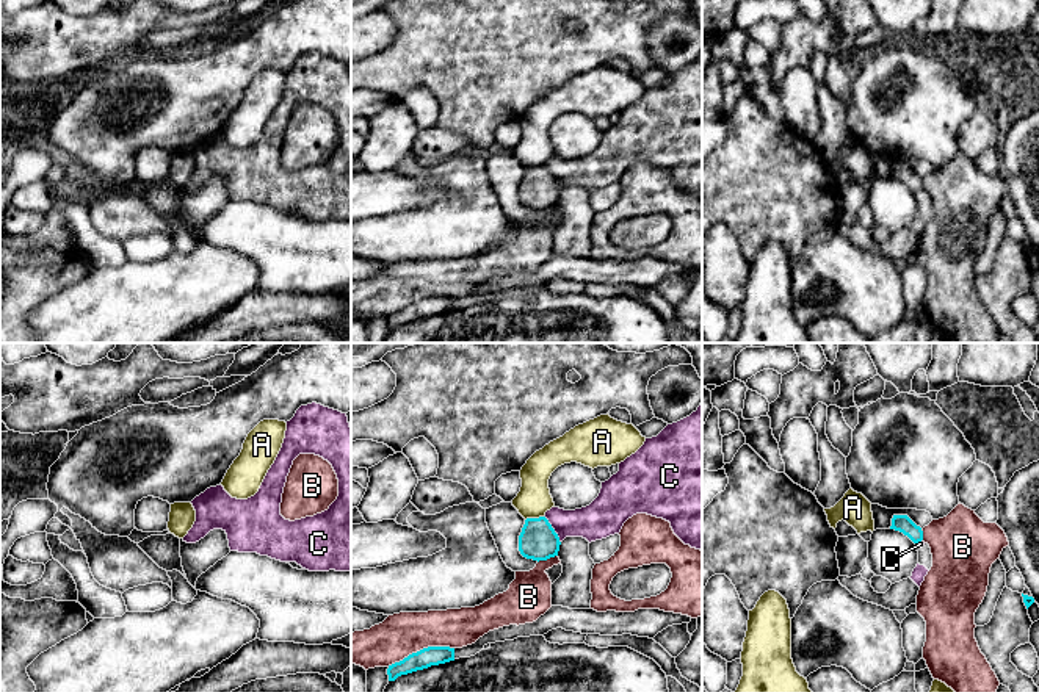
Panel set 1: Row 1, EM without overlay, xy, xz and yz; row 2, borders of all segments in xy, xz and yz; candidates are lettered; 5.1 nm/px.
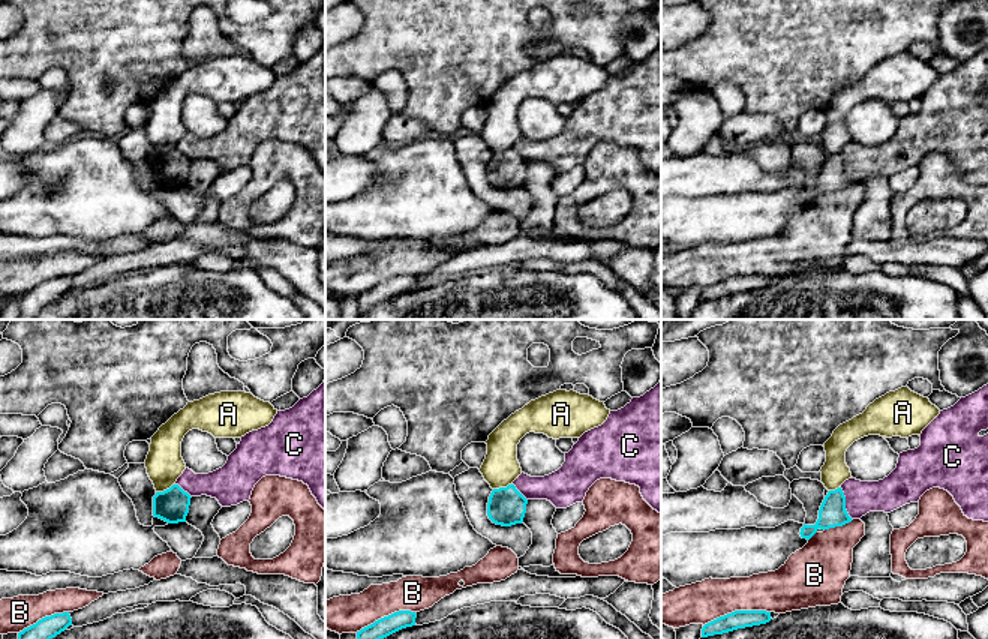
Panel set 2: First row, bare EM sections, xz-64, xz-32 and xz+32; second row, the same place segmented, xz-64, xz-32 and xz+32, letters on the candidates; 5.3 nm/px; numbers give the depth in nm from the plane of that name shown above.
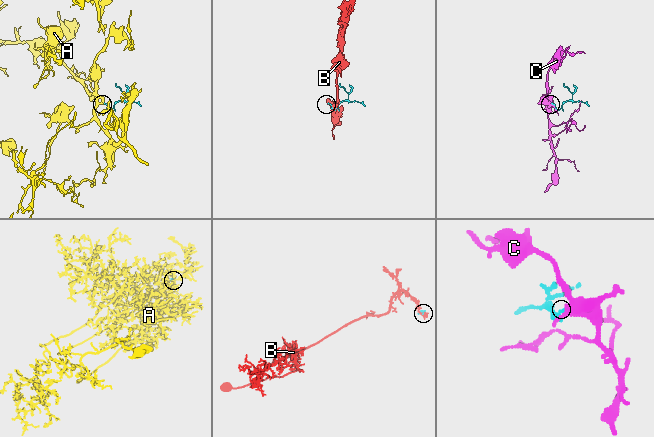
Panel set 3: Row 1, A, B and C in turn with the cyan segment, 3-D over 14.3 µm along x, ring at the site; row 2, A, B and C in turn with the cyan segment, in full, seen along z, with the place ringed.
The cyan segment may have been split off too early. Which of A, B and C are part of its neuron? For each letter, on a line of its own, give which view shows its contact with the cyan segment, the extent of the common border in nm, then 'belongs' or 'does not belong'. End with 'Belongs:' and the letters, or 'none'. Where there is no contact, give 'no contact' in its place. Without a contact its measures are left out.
A: contact in xz; length 100 nm; does not belong
B: contact in xz; length 360 nm; does not belong
C: contact in xz; length 170 nm; does not belong
Belongs: none

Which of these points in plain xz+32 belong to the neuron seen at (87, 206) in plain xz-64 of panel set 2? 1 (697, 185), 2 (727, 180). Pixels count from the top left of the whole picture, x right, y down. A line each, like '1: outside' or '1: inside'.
1: outside
2: outside

